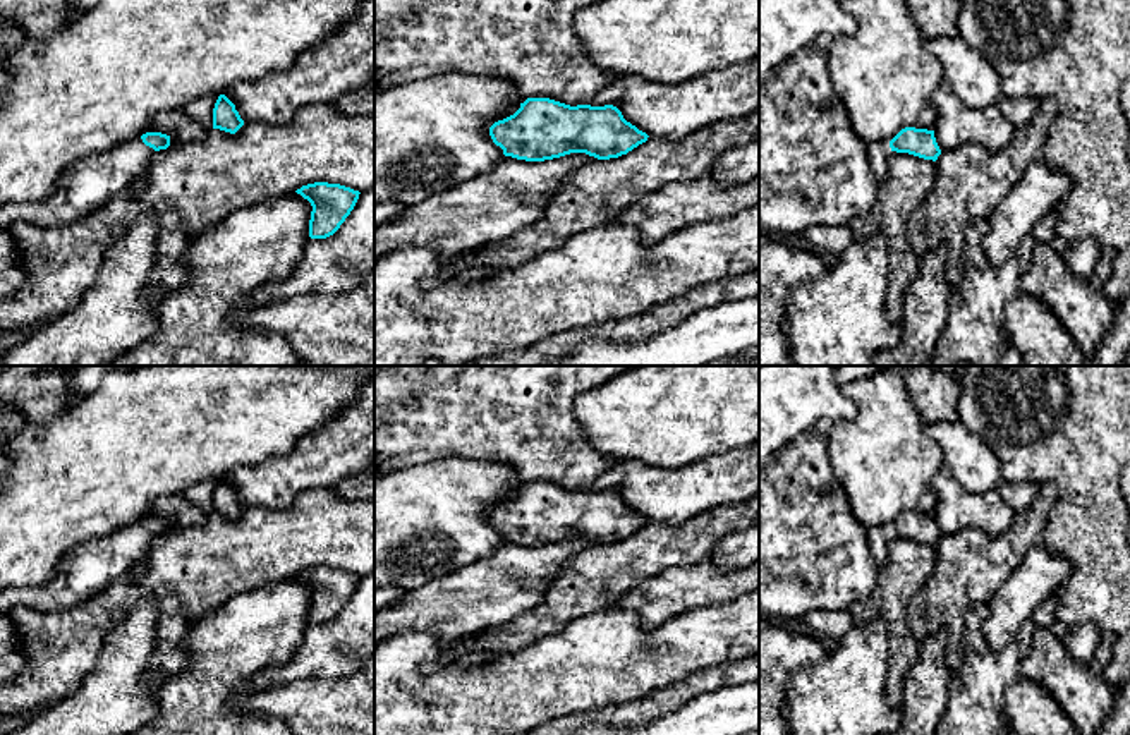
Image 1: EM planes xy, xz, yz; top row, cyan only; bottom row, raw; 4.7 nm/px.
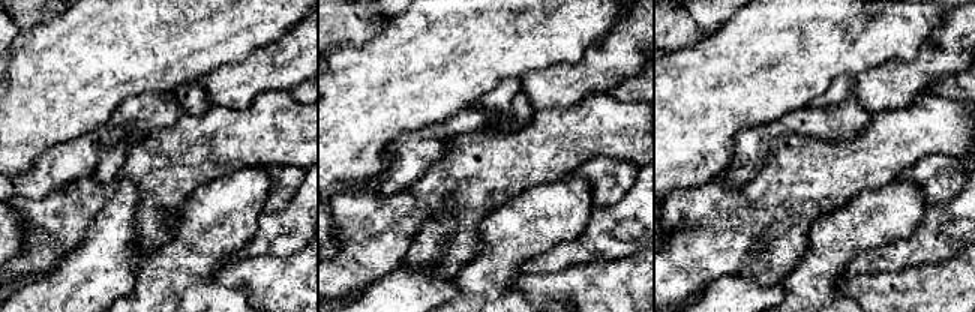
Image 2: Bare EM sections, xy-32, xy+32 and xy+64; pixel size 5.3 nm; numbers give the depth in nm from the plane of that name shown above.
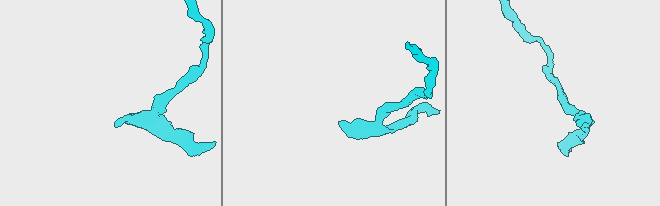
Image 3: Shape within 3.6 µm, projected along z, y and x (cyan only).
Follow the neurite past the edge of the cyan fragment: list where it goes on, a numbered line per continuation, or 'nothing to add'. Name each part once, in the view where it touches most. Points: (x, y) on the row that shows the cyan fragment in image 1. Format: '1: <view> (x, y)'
1: xy (88, 184)

